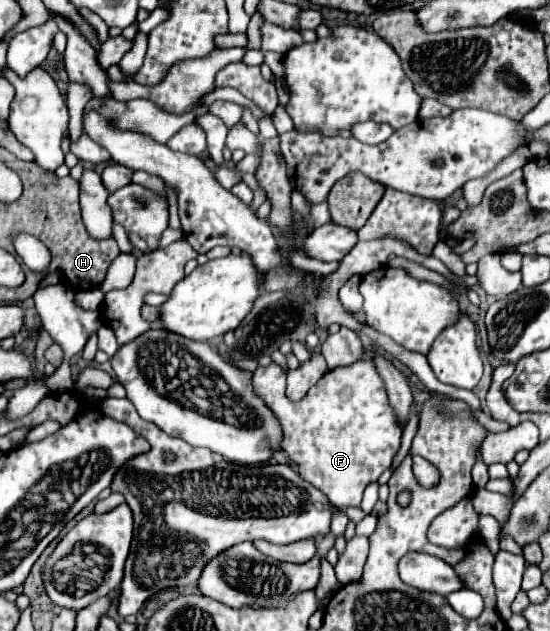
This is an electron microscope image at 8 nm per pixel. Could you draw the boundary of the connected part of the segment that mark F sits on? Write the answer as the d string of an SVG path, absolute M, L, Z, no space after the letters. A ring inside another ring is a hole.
M369 358L359 360L353 366L327 372L299 402L291 402L285 396L285 372L275 362L265 368L259 366L255 370L253 386L255 392L265 400L265 404L277 414L285 434L281 448L289 456L289 460L297 464L299 474L309 482L335 482L335 498L343 498L343 502L349 502L349 506L359 506L365 486L375 482L387 468L391 468L391 462L401 446L403 422L391 408L385 384Z

